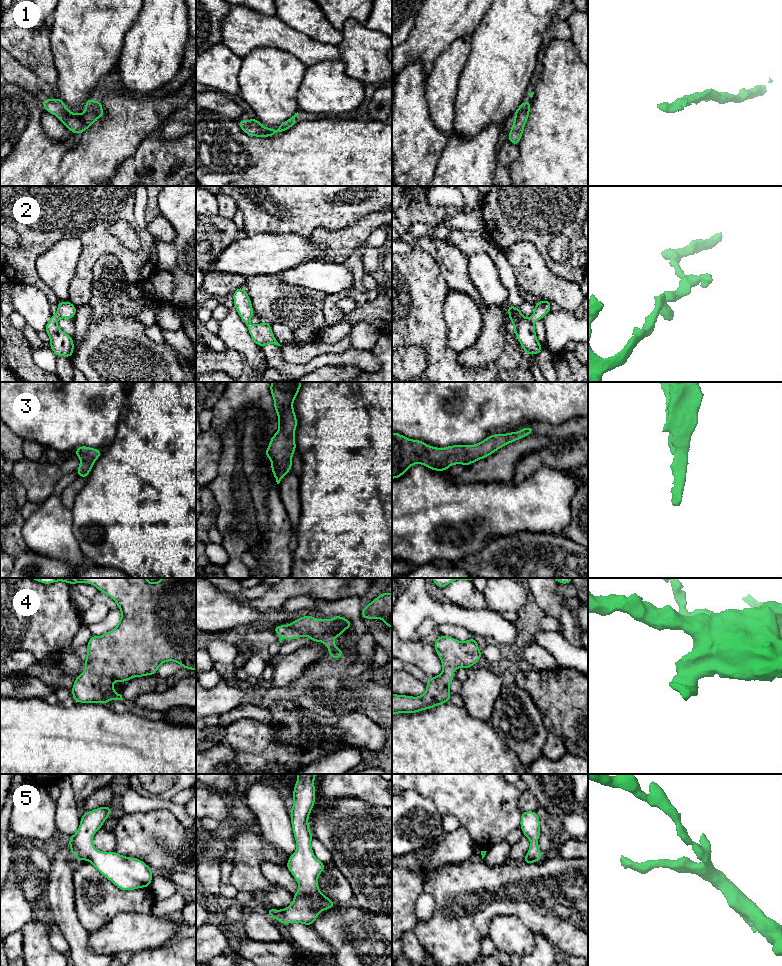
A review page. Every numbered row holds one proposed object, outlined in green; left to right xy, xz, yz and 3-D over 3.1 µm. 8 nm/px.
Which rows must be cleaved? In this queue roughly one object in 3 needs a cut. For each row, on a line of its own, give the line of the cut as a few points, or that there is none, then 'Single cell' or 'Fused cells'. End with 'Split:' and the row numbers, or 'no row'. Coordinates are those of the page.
1: No split. Single cell
2: No split. Single cell
3: No split. Single cell
4: No split. Single cell
5: No split. Single cell
Split: no row

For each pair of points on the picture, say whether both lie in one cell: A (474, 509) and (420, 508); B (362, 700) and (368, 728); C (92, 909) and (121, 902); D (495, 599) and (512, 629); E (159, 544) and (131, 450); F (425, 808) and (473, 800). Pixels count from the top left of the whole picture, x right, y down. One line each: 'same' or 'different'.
A: same
B: different
C: same
D: different
E: same
F: different

